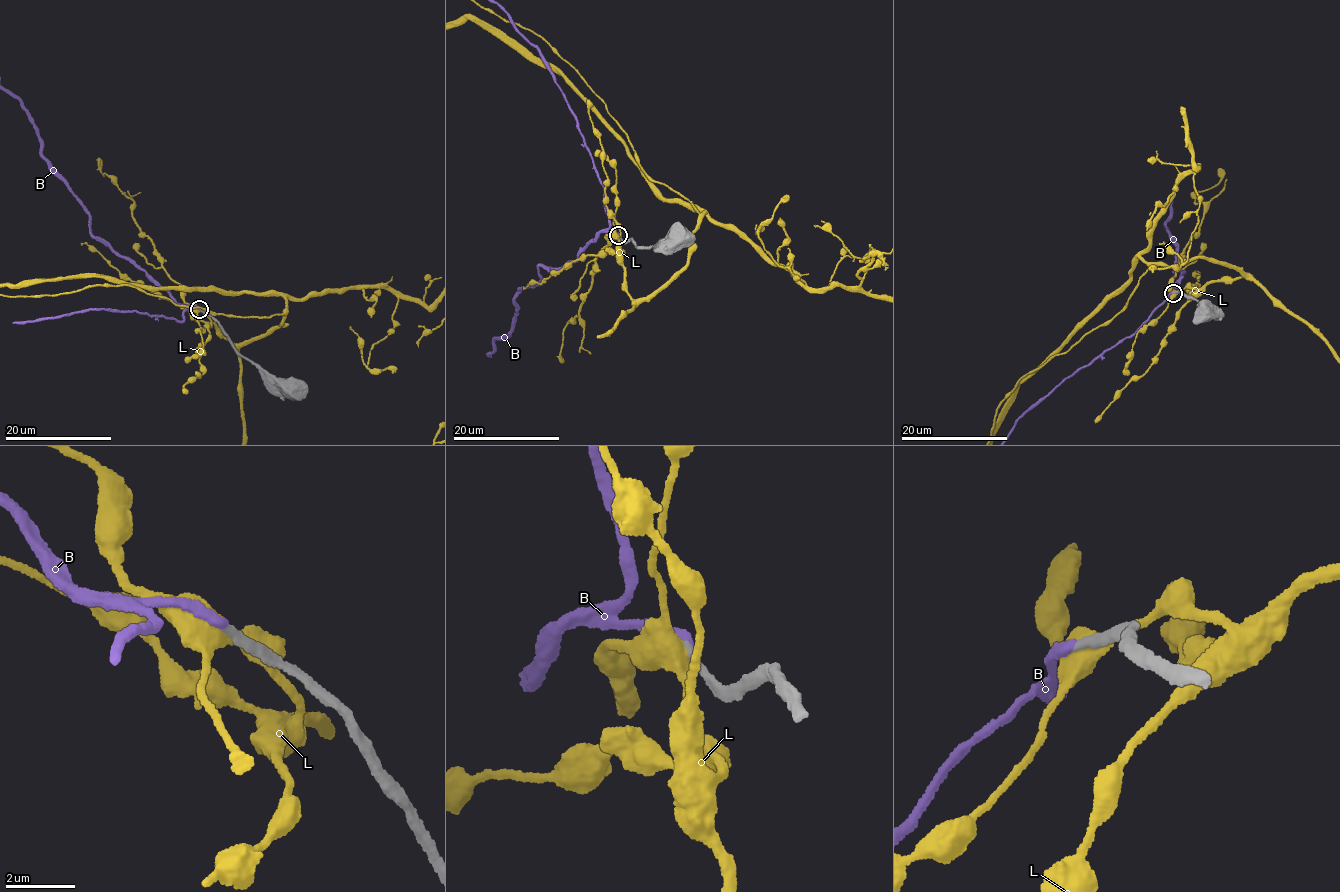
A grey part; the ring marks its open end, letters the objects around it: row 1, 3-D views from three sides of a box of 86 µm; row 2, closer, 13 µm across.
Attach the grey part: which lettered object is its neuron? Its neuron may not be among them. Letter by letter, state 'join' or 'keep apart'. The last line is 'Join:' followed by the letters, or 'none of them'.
B: join
L: keep apart
Join: B

